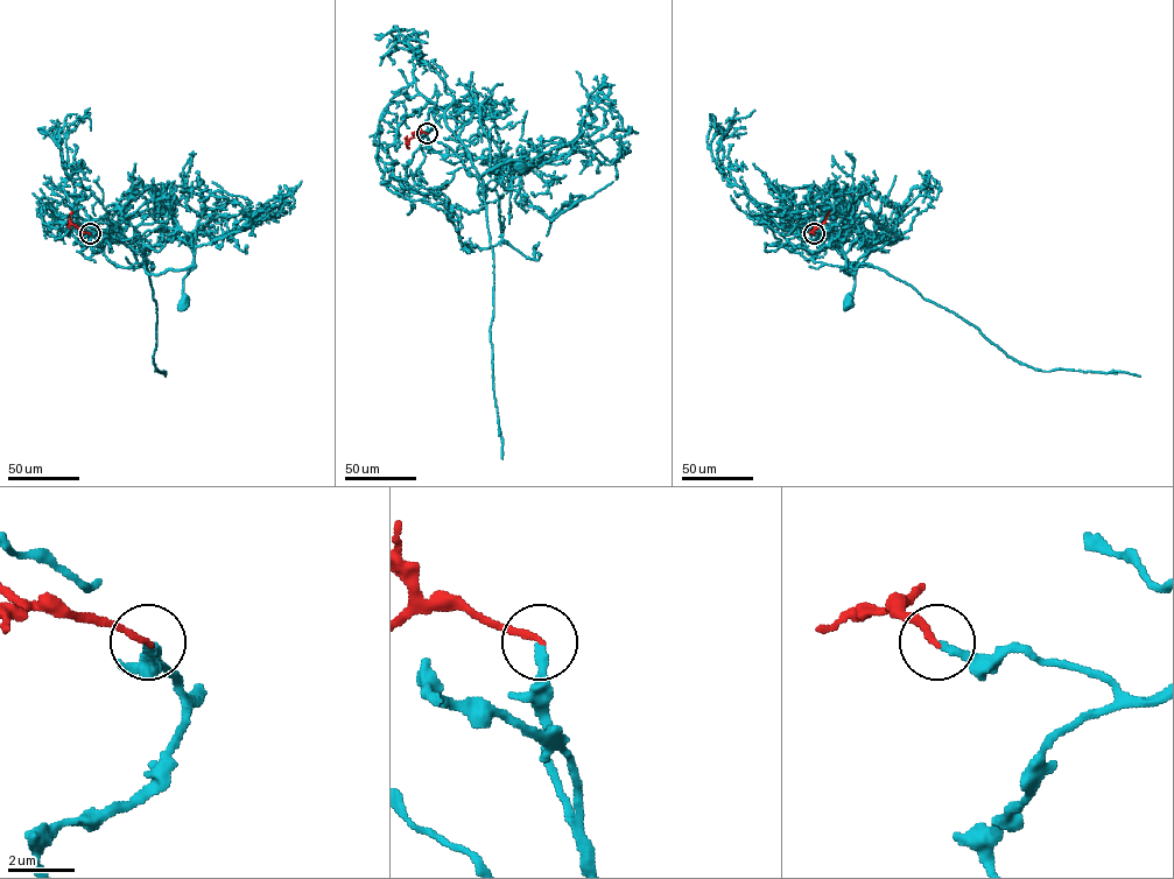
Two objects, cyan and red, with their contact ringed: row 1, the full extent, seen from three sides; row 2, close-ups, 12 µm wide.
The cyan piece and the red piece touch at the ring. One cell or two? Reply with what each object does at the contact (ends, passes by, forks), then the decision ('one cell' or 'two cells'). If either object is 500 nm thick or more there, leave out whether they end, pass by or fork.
cyan ends | red ends | one cell

